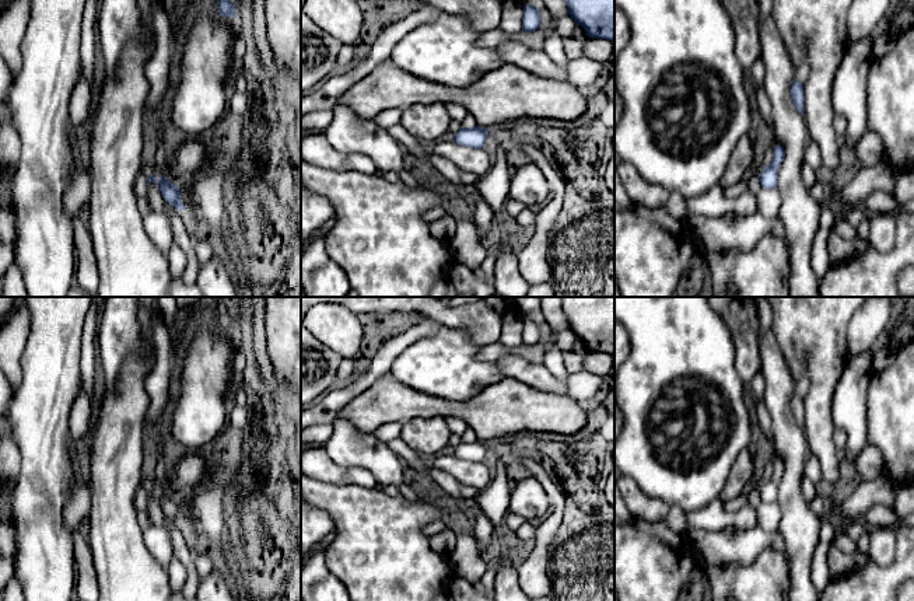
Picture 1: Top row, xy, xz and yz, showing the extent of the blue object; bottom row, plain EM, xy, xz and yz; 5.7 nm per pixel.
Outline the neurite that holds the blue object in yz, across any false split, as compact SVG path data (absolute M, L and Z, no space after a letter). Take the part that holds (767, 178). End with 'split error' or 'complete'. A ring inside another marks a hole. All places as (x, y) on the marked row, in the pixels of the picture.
M775 146L773 153L771 163L763 168L761 174L759 175L759 182L766 189L774 189L777 188L778 181L778 168L785 157L785 150L782 146Z; complete

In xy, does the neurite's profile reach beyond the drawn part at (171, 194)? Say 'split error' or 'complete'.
complete

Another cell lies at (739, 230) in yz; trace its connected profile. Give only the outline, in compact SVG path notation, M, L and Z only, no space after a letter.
M742 209L722 217L693 216L689 220L697 247L704 254L726 249L750 251L764 235L781 231L780 220Z

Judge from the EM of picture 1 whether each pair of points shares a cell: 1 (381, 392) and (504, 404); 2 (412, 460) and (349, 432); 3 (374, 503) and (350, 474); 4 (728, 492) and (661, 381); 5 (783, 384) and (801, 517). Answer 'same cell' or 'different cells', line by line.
1: same cell
2: different cells
3: different cells
4: different cells
5: same cell

